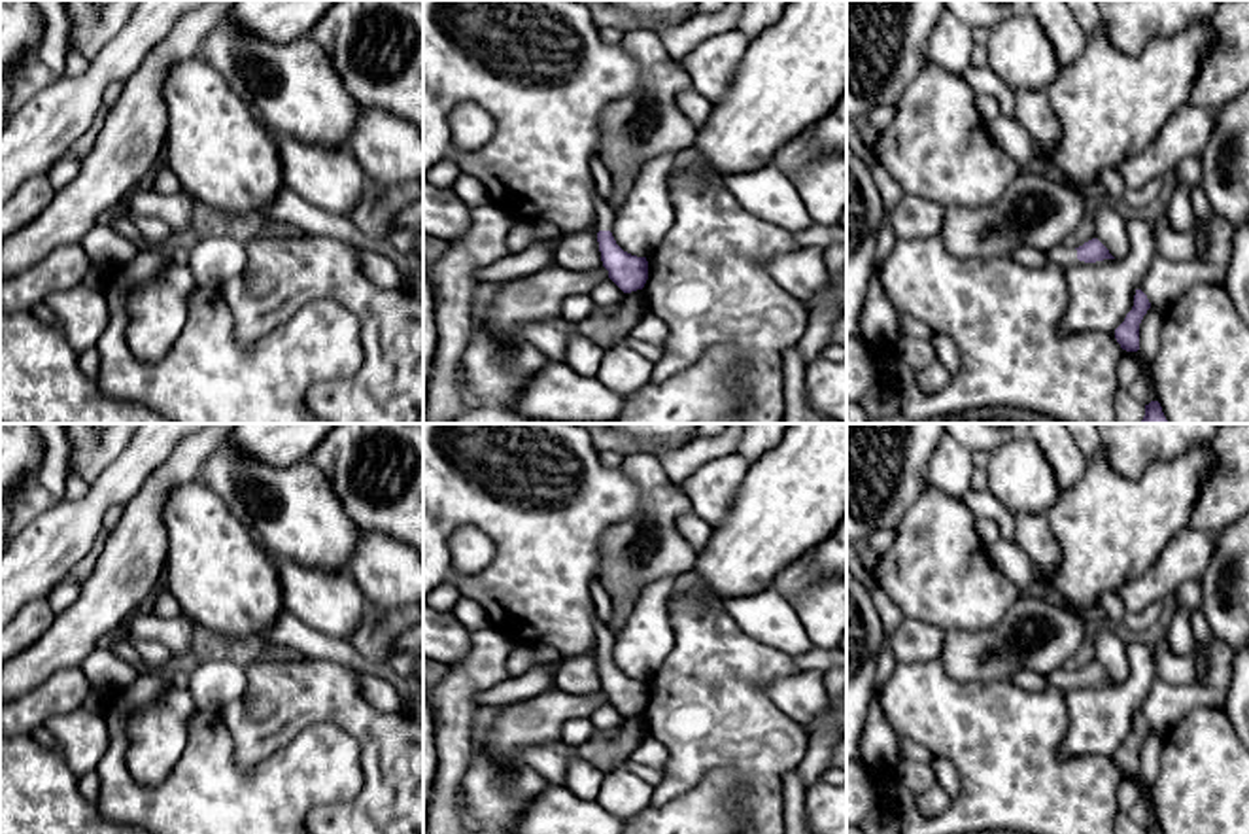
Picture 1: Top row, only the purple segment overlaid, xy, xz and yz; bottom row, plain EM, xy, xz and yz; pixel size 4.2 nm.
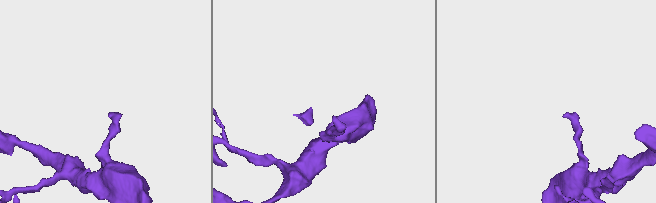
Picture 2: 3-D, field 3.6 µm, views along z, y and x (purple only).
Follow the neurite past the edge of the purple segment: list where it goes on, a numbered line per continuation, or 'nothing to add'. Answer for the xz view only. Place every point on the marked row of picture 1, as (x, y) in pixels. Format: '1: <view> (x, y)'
1: xz (605, 214)

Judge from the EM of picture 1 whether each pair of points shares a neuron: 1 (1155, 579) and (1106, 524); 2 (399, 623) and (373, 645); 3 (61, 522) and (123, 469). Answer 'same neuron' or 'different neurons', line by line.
1: different neurons
2: same neuron
3: same neuron

